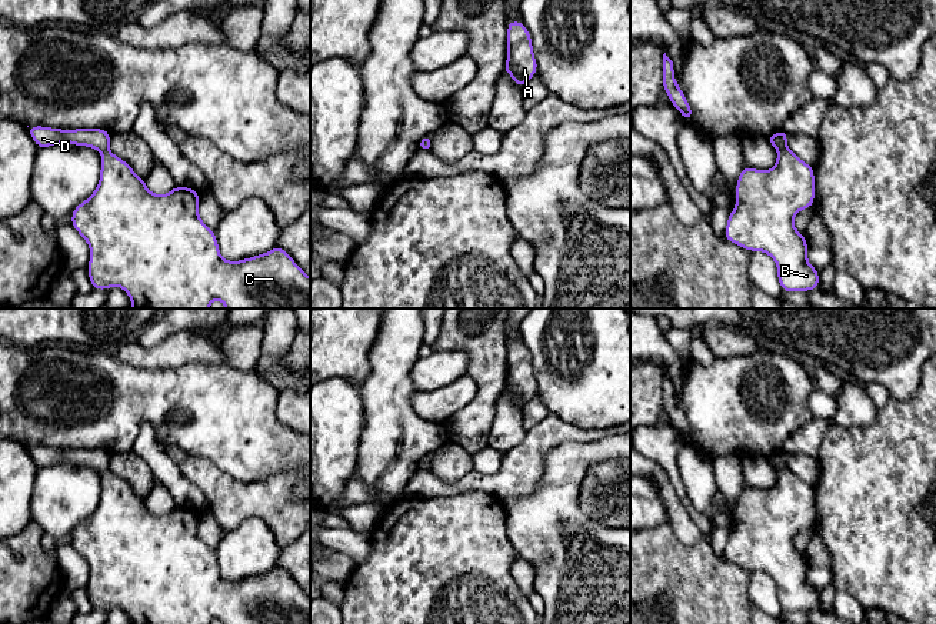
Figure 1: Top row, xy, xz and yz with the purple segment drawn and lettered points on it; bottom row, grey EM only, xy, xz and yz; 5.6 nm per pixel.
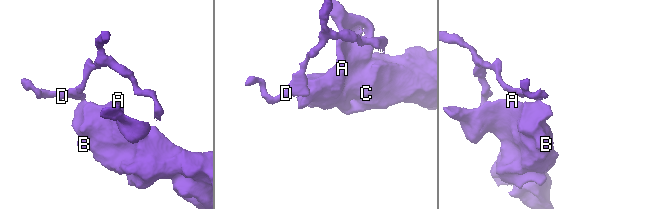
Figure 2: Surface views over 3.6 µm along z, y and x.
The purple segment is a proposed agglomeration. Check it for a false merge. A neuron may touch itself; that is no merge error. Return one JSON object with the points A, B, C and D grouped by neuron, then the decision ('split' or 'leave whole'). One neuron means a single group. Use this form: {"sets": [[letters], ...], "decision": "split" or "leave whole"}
{"sets": [["A", "B", "C"], ["D"]], "decision": "split"}

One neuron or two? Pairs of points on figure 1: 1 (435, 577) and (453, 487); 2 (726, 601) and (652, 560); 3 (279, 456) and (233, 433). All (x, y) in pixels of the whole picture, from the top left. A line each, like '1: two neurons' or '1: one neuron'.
1: two neurons
2: one neuron
3: one neuron

